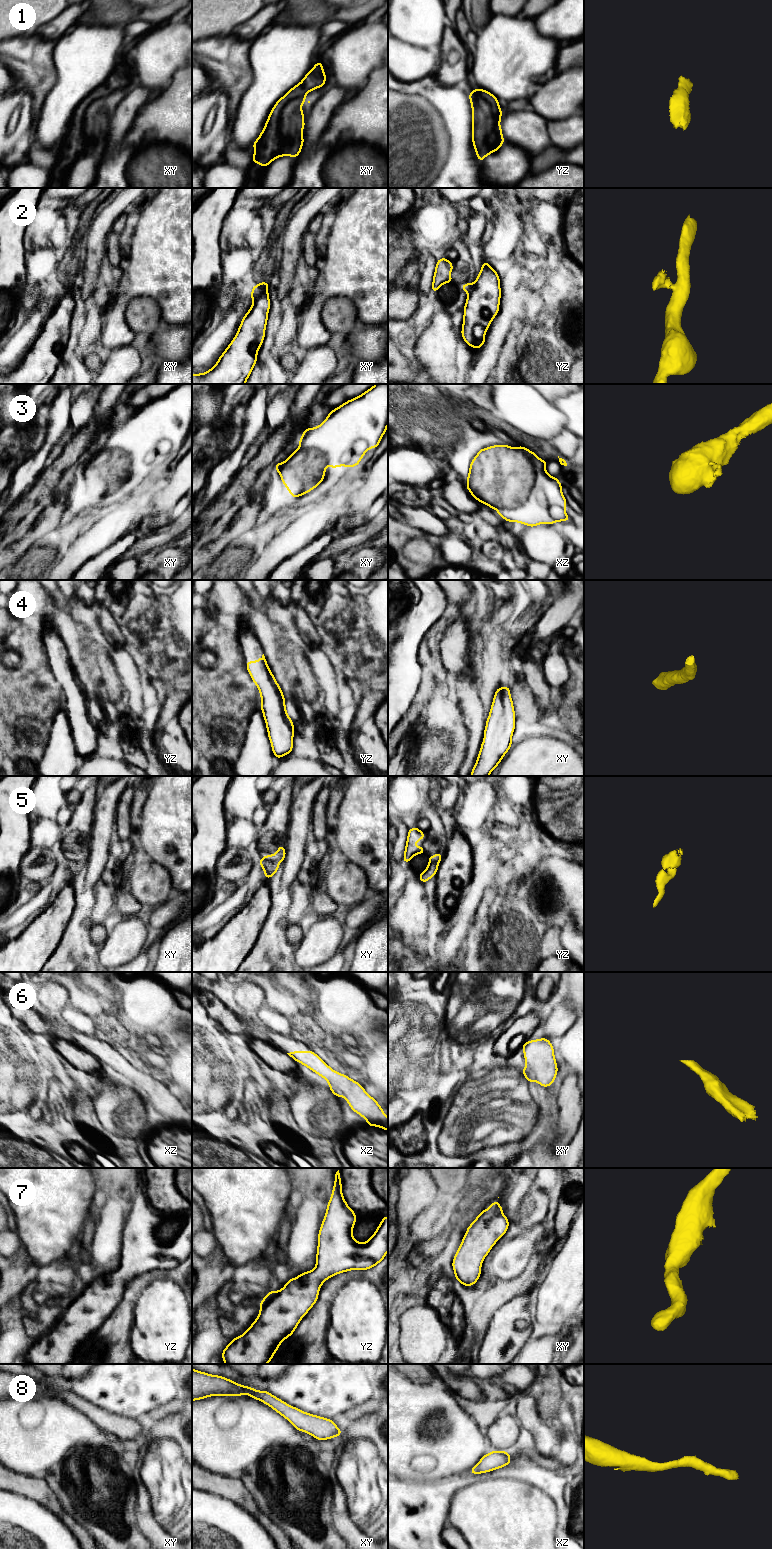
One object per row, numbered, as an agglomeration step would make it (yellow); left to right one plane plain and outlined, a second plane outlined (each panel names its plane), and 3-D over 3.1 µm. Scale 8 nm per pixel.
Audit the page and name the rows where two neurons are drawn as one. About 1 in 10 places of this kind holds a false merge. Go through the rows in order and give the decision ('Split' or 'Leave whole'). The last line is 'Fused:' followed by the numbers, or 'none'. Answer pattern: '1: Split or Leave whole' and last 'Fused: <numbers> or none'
1: Leave whole
2: Split
3: Leave whole
4: Leave whole
5: Leave whole
6: Leave whole
7: Leave whole
8: Leave whole
Fused: 2

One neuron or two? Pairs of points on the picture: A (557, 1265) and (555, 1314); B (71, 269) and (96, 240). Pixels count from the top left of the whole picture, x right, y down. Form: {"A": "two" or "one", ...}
{"A": "one", "B": "two"}

